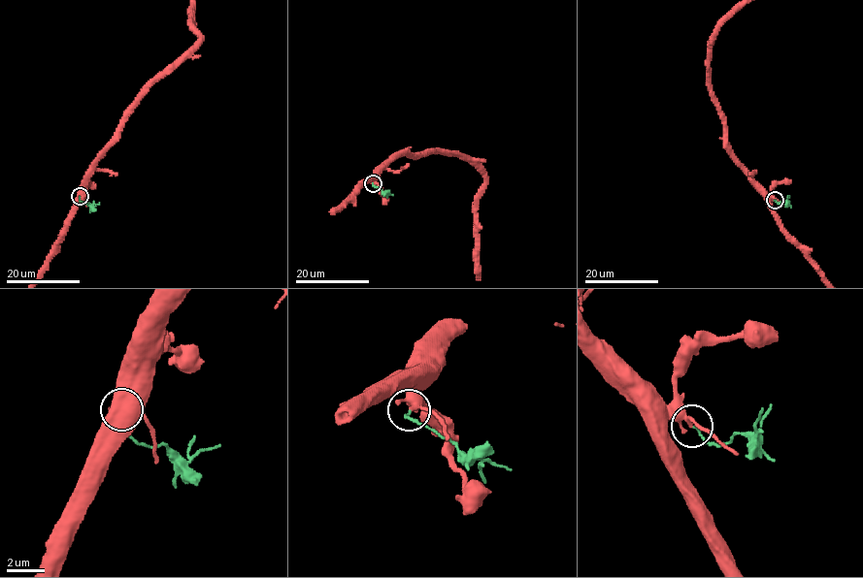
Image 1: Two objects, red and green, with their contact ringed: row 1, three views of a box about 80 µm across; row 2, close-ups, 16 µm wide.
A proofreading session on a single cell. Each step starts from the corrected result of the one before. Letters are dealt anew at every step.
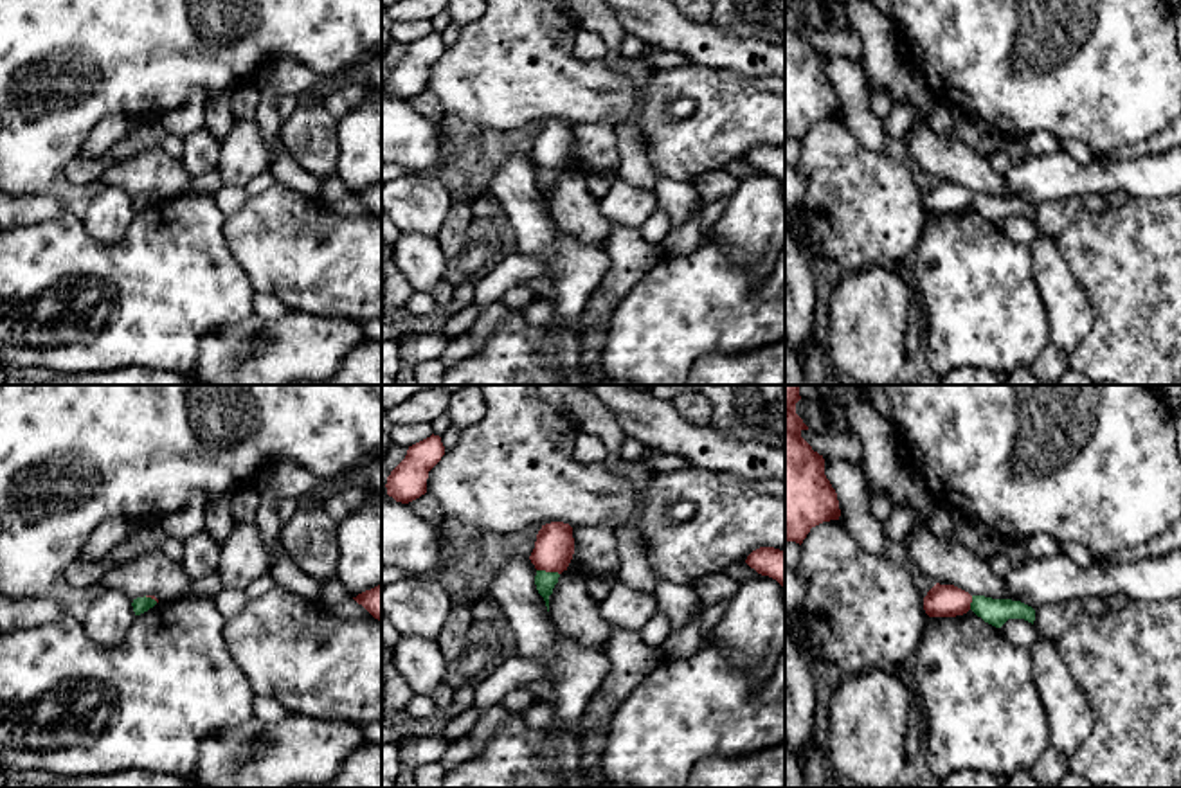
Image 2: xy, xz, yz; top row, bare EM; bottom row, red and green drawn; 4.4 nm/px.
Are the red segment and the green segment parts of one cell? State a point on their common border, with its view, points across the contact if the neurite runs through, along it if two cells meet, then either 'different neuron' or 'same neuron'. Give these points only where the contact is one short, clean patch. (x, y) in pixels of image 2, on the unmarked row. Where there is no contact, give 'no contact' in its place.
contact xz (548, 168); border xz (537, 166), (558, 171); different neuron

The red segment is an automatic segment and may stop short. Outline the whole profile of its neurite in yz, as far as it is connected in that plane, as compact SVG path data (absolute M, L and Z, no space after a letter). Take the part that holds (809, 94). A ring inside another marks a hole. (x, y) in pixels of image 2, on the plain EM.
M785 0L785 137L803 140L812 124L839 117L837 90L825 72L825 56L801 34L808 27L796 11L796 0Z

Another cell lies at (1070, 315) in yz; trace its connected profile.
M1039 234L1030 250L1033 277L1048 313L1050 342L1069 354L1091 331L1091 302L1053 239Z

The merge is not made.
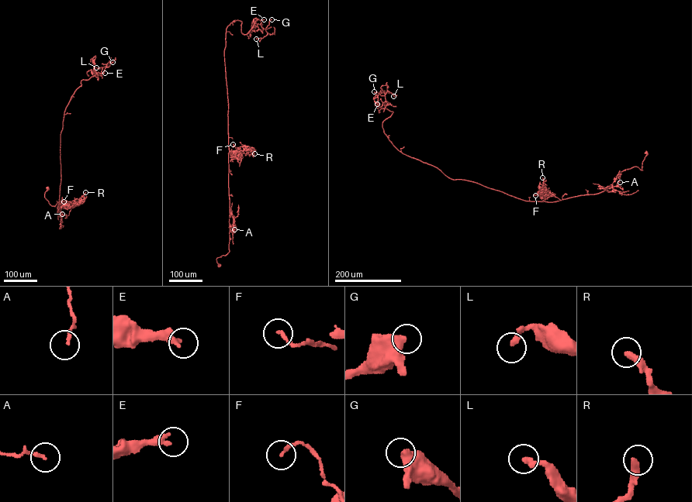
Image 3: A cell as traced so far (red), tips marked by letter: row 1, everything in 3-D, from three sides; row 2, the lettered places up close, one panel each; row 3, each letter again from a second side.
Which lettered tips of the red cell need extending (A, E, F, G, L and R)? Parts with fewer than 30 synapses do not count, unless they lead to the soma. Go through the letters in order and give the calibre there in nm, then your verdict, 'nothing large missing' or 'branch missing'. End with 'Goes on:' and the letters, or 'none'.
A: 150 nm thick; nothing large missing
E: 360 nm thick; nothing large missing
F: 170 nm thick; nothing large missing
G: 600 nm thick; nothing large missing
L: 280 nm thick; nothing large missing
R: 380 nm thick; nothing large missing
Goes on: none

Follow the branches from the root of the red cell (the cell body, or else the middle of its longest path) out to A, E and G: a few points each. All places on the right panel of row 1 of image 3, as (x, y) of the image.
A: (647, 153), (642, 170), (635, 166), (622, 171), (606, 189), (620, 182)
E: (647, 153), (642, 170), (622, 171), (600, 192), (526, 201), (403, 153), (382, 127), (393, 111), (377, 104)
G: (647, 153), (642, 170), (622, 171), (600, 192), (526, 201), (403, 153), (382, 127), (393, 111), (374, 91)

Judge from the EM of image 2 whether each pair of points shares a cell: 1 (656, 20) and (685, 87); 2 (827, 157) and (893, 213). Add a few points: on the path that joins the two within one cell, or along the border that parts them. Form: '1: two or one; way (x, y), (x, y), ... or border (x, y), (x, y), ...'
1: two; border (690, 62), (731, 72)
2: one; way (843, 173), (877, 207)

